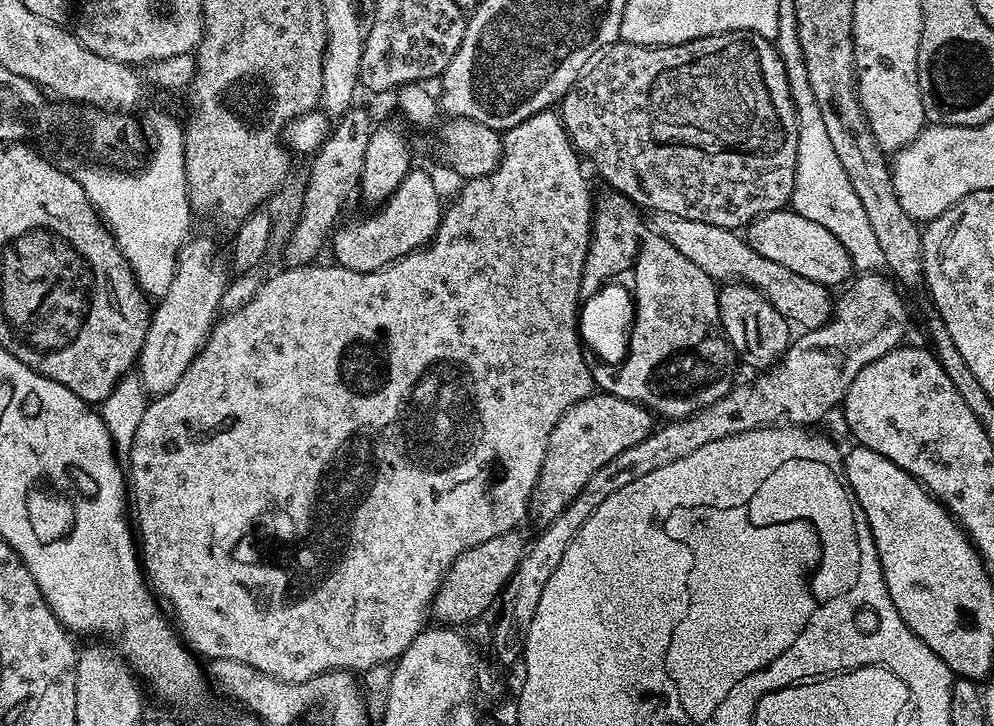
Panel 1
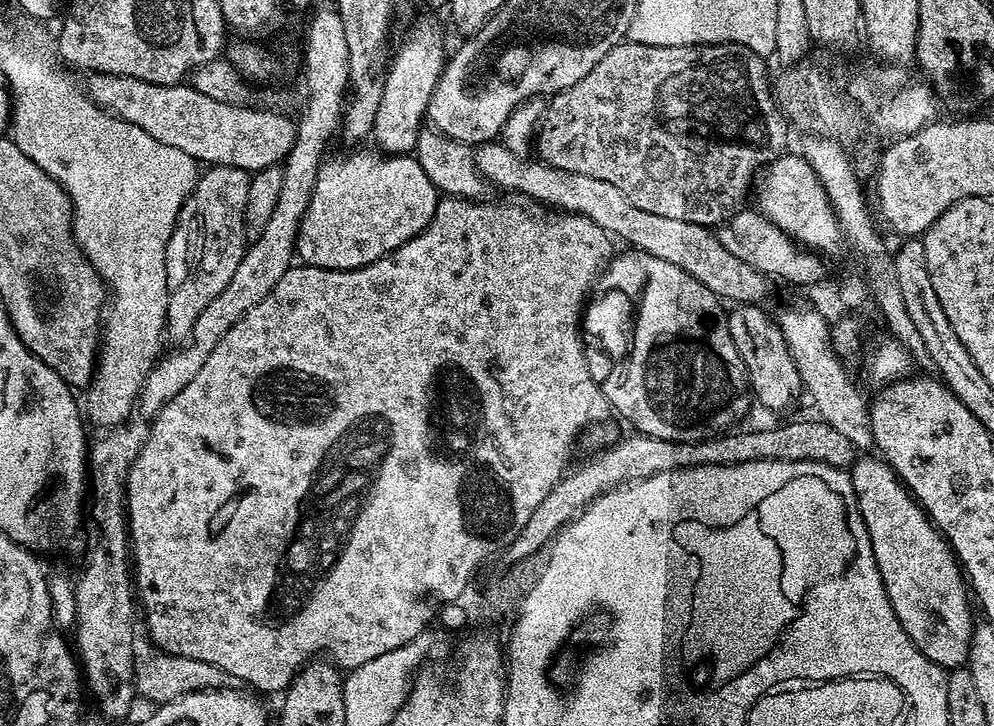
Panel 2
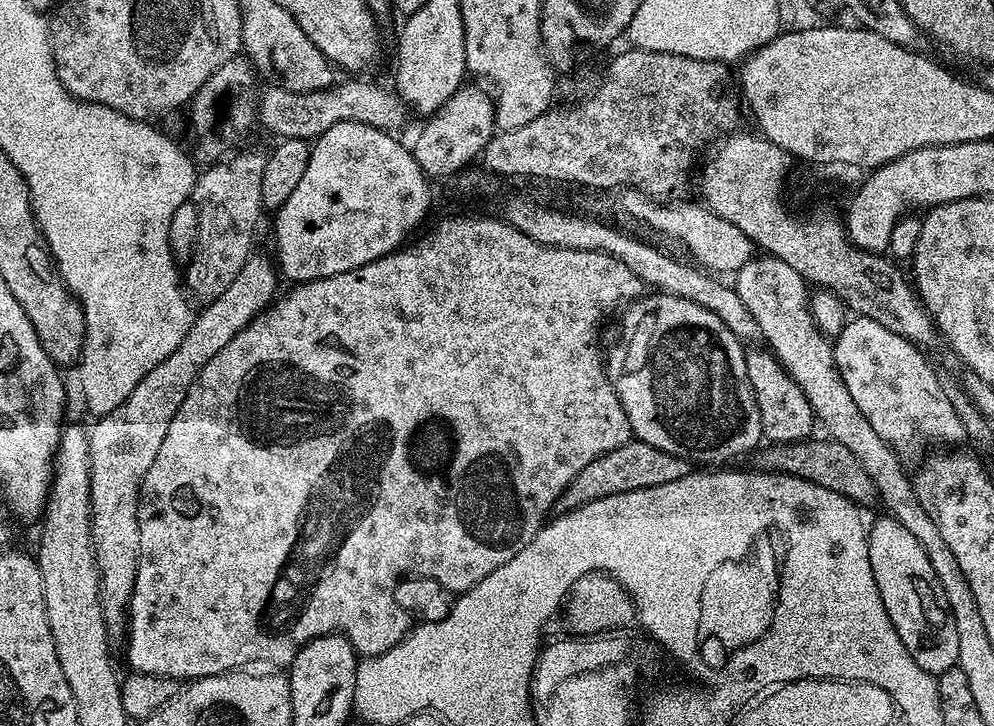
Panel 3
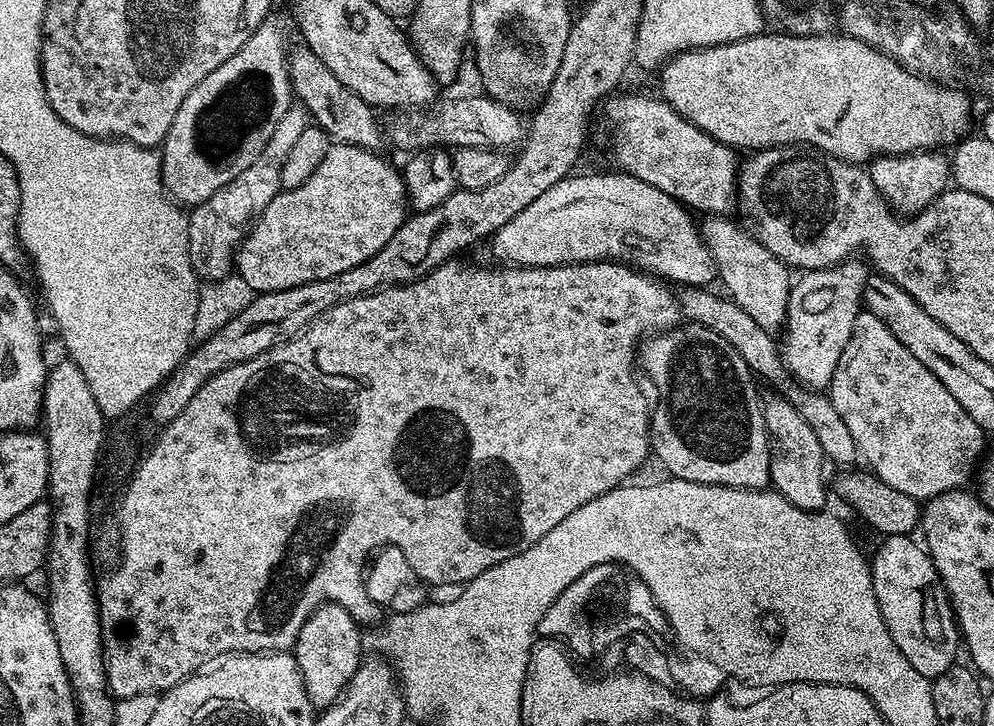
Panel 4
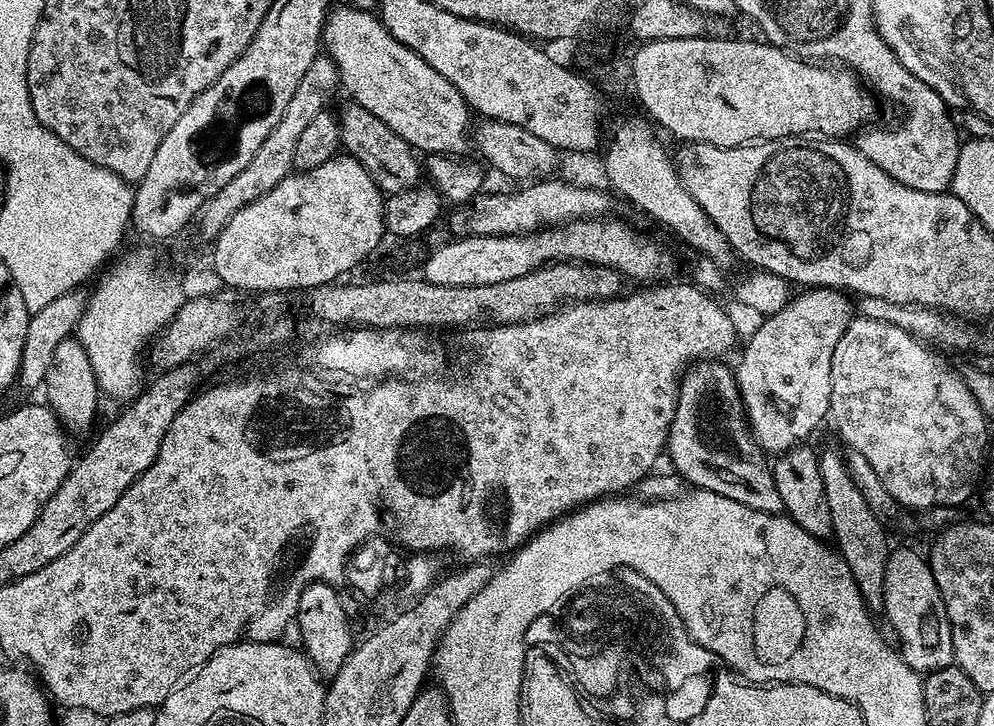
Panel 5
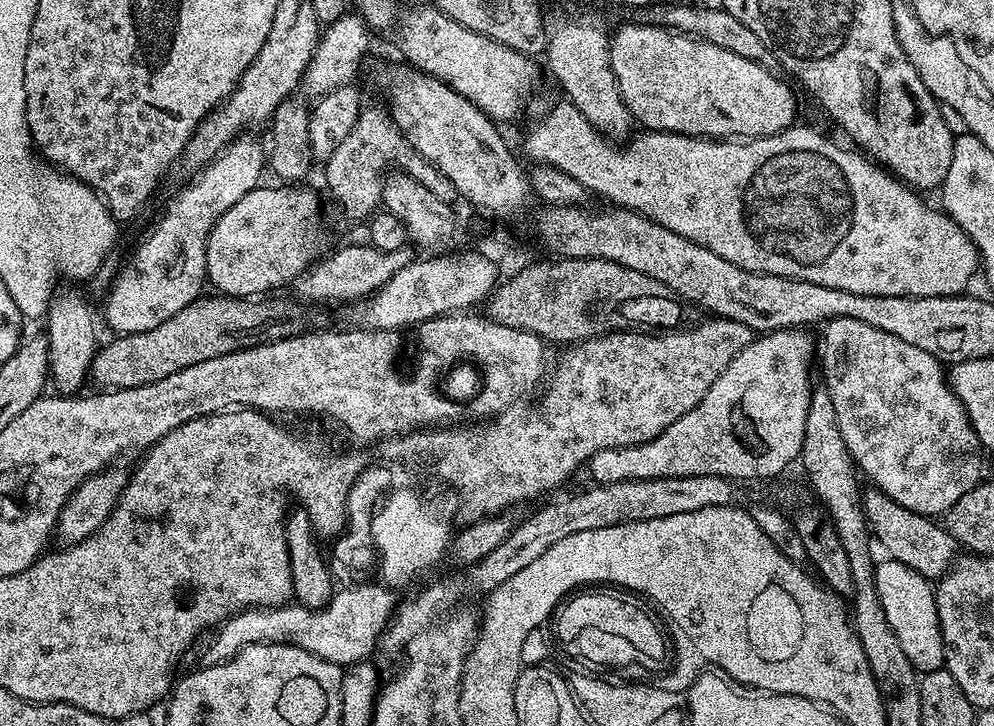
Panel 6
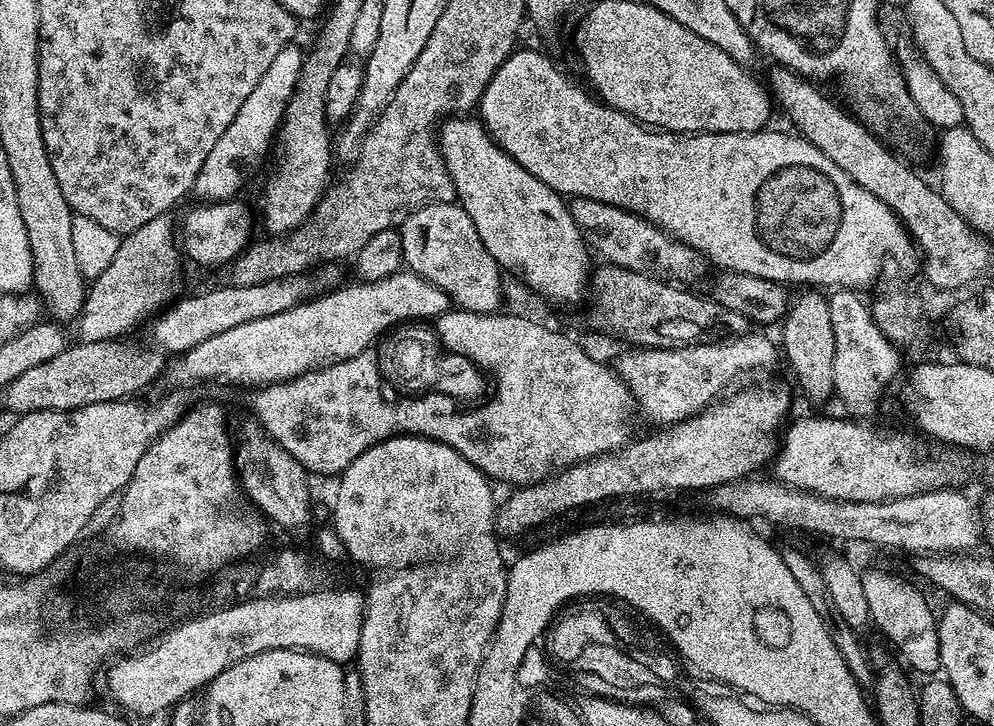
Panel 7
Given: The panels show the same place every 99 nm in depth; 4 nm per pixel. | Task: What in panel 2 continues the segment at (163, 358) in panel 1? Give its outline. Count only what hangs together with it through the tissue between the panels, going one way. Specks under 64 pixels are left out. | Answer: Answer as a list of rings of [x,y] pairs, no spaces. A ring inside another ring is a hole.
[[[217,164],[207,169],[208,173],[201,175],[196,182],[194,204],[196,200],[196,220],[200,223],[200,241],[196,244],[196,269],[192,272],[192,279],[185,282],[182,288],[173,287],[168,297],[168,327],[176,342],[184,342],[192,336],[192,327],[196,319],[208,306],[230,286],[230,278],[234,278],[234,270],[244,257],[244,250],[250,240],[250,229],[246,223],[246,200],[250,194],[251,175],[234,166]]]

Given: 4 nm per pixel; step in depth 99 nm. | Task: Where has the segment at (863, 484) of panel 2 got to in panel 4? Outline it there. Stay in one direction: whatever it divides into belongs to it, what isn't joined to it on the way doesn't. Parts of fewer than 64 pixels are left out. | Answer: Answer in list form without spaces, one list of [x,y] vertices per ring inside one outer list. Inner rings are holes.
[[[911,535],[886,536],[879,541],[881,544],[877,546],[876,553],[871,553],[870,556],[874,594],[878,598],[882,618],[890,630],[890,638],[894,638],[898,650],[906,654],[906,662],[910,662],[910,666],[914,666],[914,670],[918,670],[918,674],[922,674],[925,678],[935,678],[945,672],[951,664],[957,663],[958,629],[948,593],[940,582],[940,576],[932,564],[931,556],[912,539]]]

